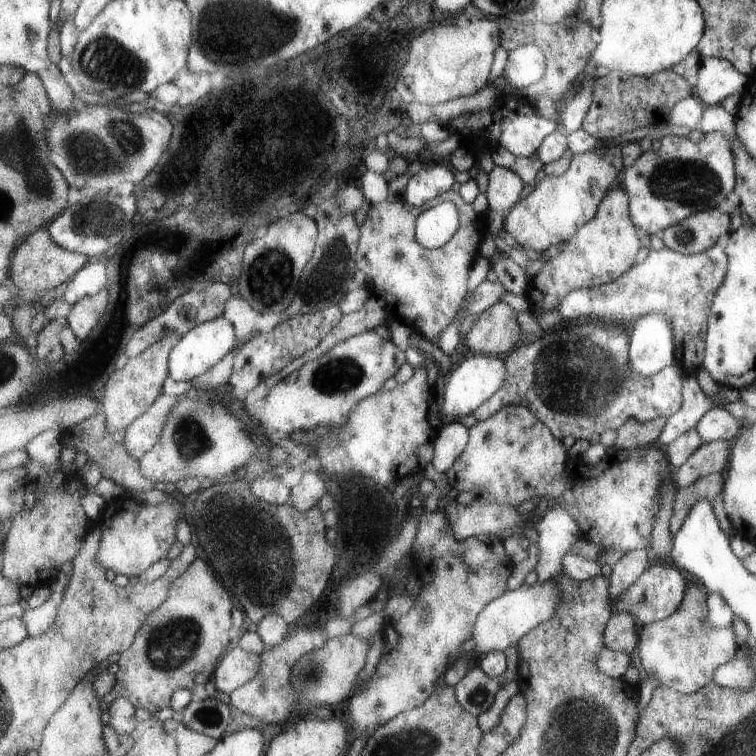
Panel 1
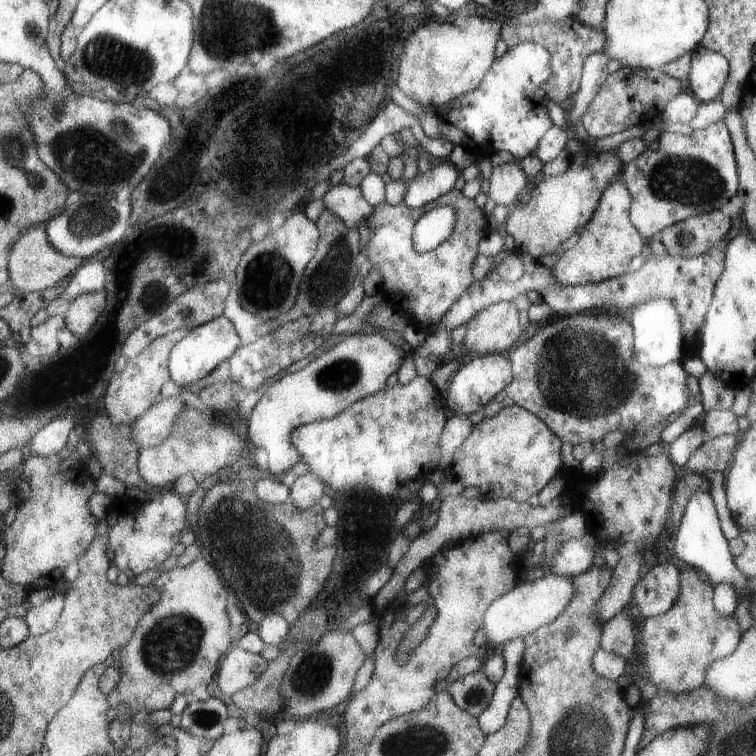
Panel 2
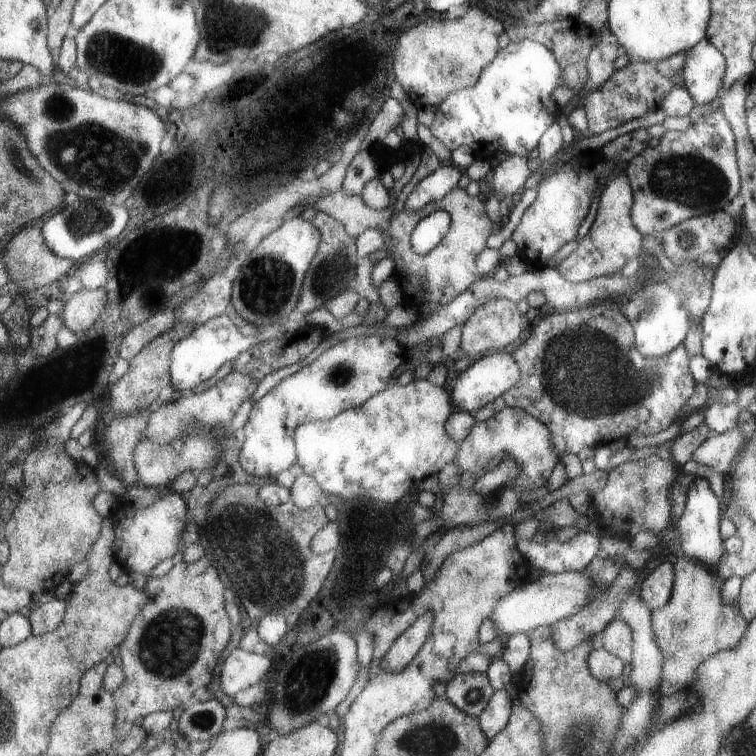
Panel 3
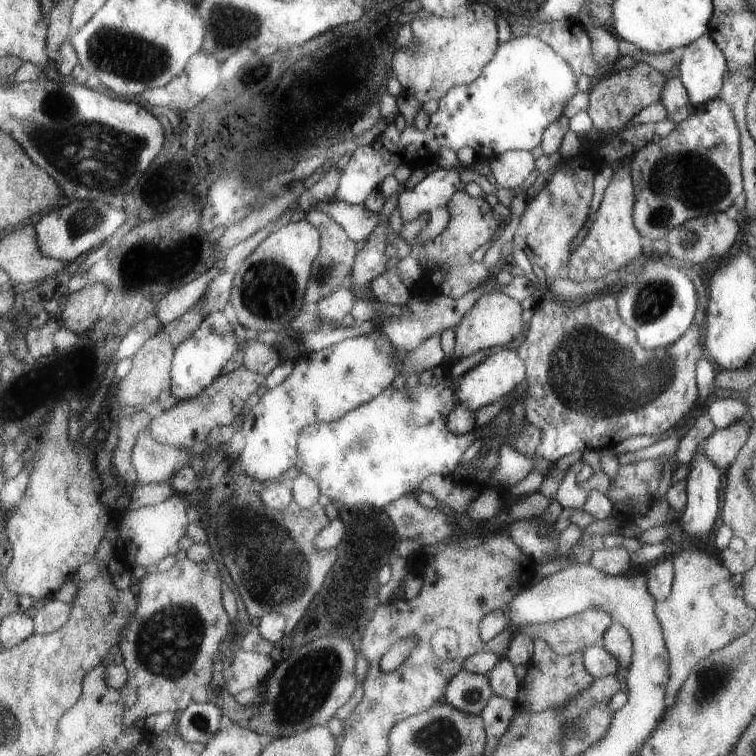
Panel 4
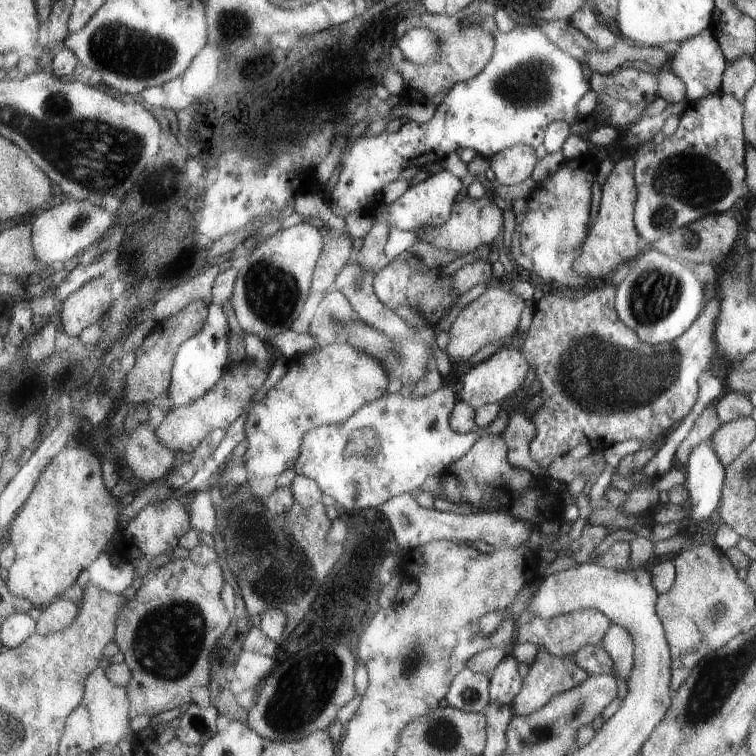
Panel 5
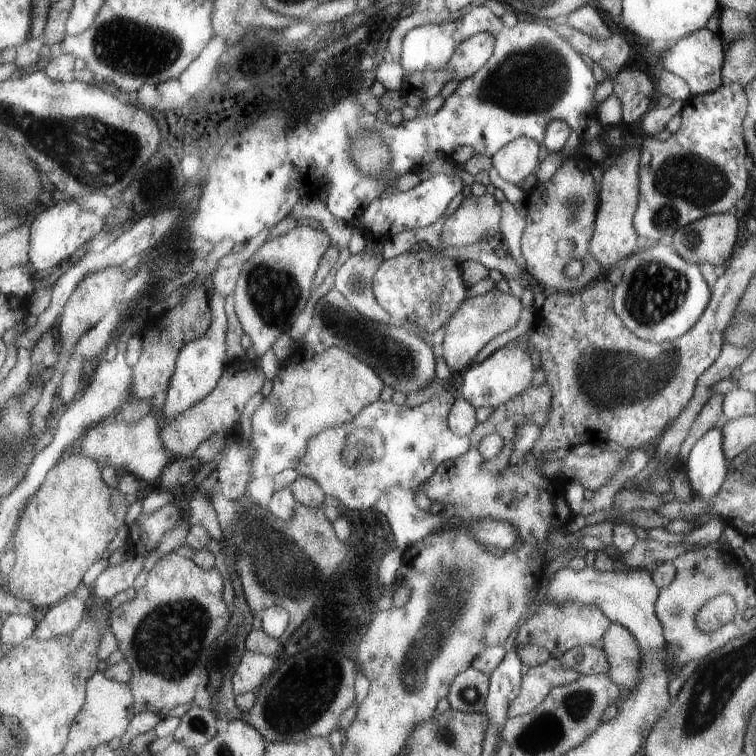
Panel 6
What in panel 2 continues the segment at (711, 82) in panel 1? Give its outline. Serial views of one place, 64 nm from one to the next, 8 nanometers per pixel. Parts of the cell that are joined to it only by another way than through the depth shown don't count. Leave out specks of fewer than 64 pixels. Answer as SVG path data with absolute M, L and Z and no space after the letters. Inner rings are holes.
M693 50L693 60L687 78L687 90L695 96L695 102L707 104L721 96L729 78L729 62L721 54L707 50Z

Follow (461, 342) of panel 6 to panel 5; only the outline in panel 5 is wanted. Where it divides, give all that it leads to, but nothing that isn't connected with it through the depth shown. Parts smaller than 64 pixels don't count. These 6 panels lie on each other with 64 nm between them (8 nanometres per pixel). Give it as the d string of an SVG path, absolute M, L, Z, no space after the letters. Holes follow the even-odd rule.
M491 284L487 286L487 290L469 306L465 306L461 310L461 314L457 316L457 320L451 326L451 344L449 344L449 358L453 362L453 366L467 366L467 360L477 354L483 346L499 342L501 346L509 346L511 336L519 334L519 322L521 322L521 312L529 302L523 302L519 296L507 292L505 288Z

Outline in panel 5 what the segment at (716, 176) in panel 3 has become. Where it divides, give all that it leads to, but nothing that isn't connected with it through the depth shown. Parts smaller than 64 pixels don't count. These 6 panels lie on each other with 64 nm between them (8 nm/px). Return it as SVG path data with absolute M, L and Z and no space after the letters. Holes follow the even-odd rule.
M711 94L709 98L687 104L683 114L679 116L679 126L671 136L663 138L659 144L645 142L637 146L633 154L635 162L633 172L637 184L633 222L641 238L647 244L653 244L665 234L683 228L687 222L691 224L695 218L729 212L737 198L745 198L747 196L745 168L743 168L745 146L747 140L743 136L743 104L739 104L739 100L727 94Z

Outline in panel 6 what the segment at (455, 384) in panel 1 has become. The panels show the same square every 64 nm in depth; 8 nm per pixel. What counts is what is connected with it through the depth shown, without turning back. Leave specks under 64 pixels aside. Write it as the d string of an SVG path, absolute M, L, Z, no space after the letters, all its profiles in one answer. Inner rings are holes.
M505 344L499 352L489 356L481 364L473 364L465 374L463 374L463 400L471 402L475 408L481 406L493 406L499 410L519 394L523 394L527 388L531 388L531 382L535 378L535 362L529 356L529 350L515 348L515 344Z

